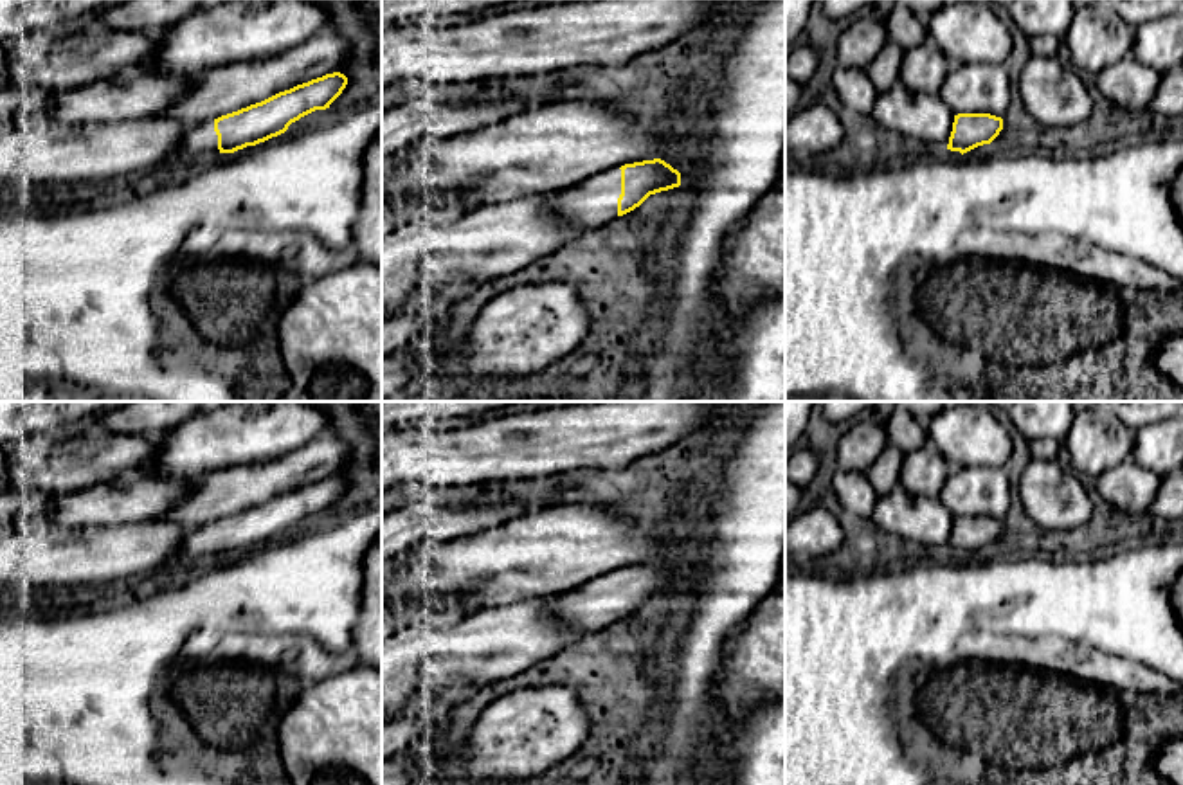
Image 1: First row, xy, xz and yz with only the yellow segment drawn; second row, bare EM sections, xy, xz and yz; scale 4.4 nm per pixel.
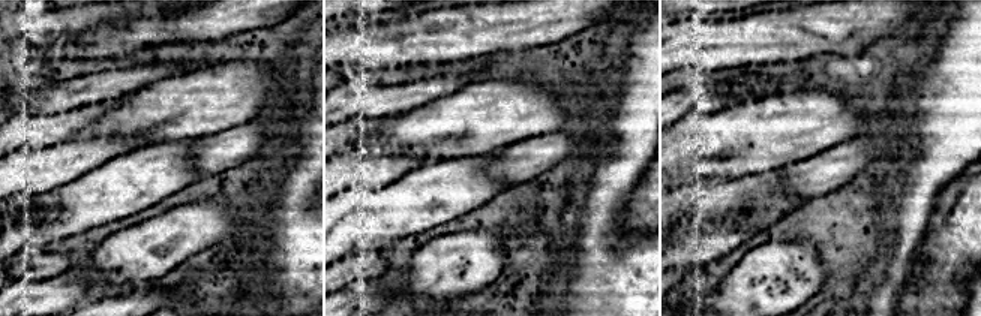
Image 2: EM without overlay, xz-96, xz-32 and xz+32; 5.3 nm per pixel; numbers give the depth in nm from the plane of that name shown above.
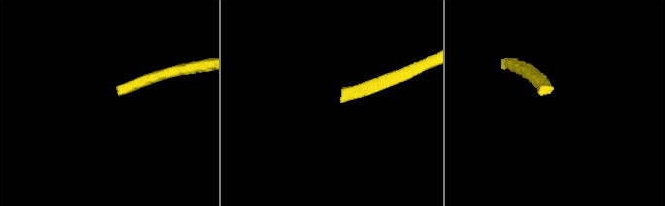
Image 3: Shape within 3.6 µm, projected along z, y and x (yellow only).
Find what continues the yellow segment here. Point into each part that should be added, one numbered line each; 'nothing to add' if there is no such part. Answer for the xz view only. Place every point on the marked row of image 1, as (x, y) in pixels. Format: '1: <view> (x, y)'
1: xz (593, 202)

